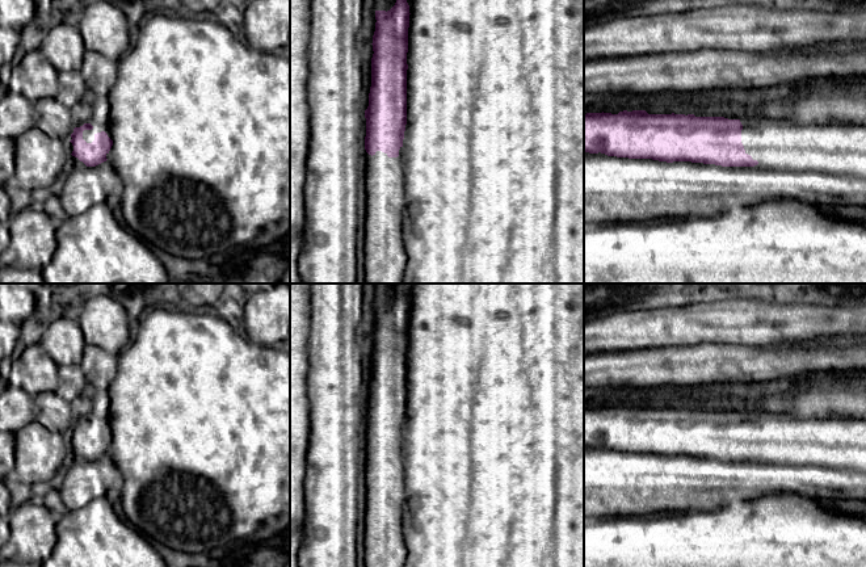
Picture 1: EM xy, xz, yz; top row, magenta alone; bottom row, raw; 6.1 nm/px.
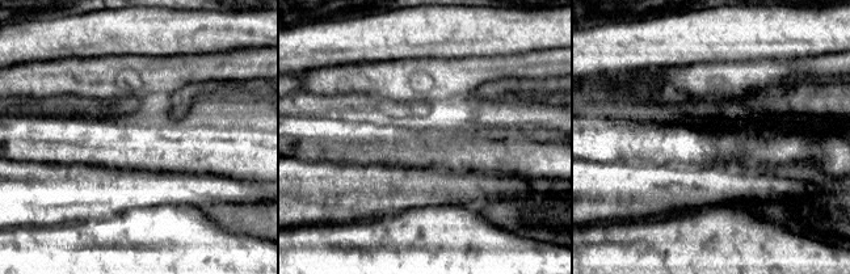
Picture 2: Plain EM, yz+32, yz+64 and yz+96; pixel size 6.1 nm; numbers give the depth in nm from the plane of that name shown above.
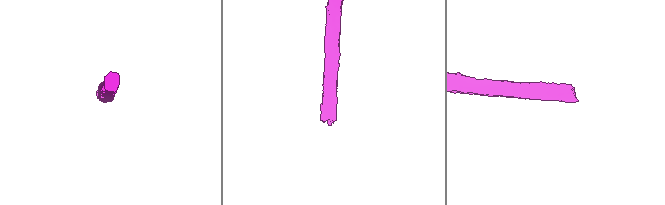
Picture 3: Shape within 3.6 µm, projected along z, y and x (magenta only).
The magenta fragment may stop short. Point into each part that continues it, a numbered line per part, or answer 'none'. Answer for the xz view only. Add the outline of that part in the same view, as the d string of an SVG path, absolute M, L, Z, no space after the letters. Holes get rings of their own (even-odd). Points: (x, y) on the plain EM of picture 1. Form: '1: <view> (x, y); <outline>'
1: xz (385, 546); M403 441L398 452L377 445L366 450L365 567L404 567L408 549L403 536L405 503Z

